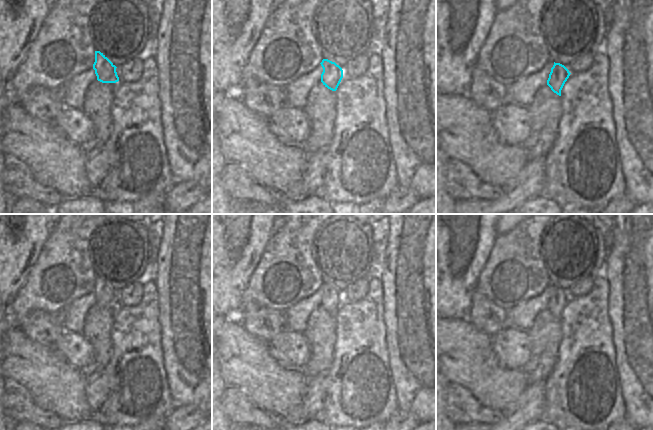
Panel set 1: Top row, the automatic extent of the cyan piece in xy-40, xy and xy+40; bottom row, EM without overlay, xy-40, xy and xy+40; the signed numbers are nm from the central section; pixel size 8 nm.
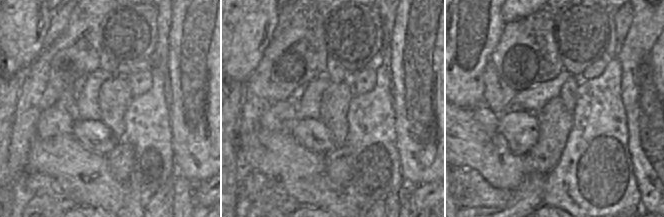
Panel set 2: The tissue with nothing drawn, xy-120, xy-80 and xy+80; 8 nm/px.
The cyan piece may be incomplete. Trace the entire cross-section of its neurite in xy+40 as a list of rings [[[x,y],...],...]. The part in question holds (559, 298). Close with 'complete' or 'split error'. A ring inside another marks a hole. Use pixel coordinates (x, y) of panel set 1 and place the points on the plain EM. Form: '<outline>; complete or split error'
[[[554,286],[547,304],[547,309],[554,317],[561,320],[561,314],[570,298],[571,297],[564,289]]]; complete

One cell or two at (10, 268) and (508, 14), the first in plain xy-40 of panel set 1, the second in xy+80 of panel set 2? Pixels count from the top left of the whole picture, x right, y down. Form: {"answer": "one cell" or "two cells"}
{"answer": "two cells"}

